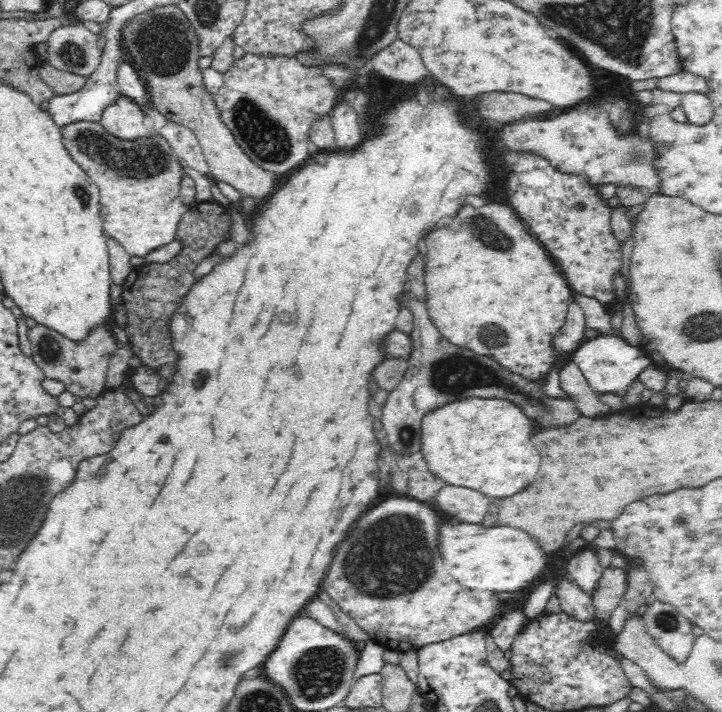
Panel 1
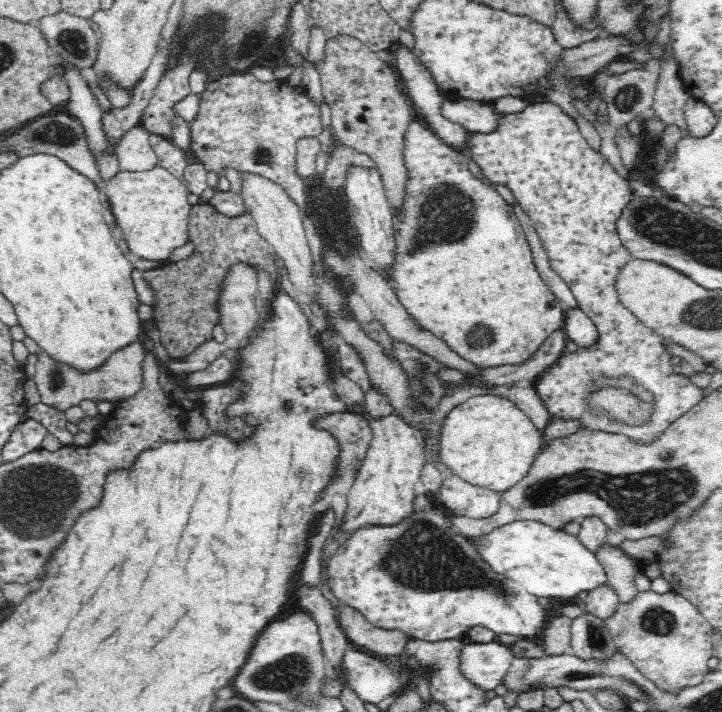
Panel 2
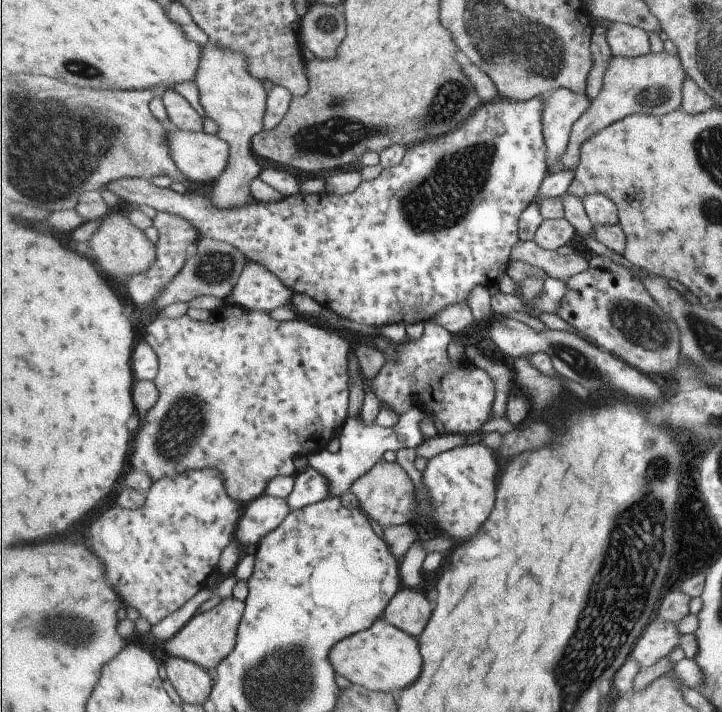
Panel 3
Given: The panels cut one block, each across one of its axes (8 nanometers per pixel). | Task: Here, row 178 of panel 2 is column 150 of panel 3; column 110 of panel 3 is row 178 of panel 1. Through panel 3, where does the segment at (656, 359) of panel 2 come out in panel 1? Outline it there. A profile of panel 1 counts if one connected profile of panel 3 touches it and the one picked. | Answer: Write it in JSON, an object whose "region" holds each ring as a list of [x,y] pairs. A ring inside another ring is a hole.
{"region":[[[518,153],[518,161],[514,166],[508,166],[508,202],[517,213],[520,220],[532,230],[538,240],[550,250],[550,254],[556,258],[558,266],[564,270],[567,280],[572,282],[572,288],[578,294],[600,299],[610,308],[616,302],[613,279],[614,274],[620,272],[622,266],[622,249],[619,240],[614,237],[610,228],[611,208],[602,199],[599,188],[590,186],[581,176],[562,174],[554,168],[550,168],[547,160],[536,158],[533,154]]]}

